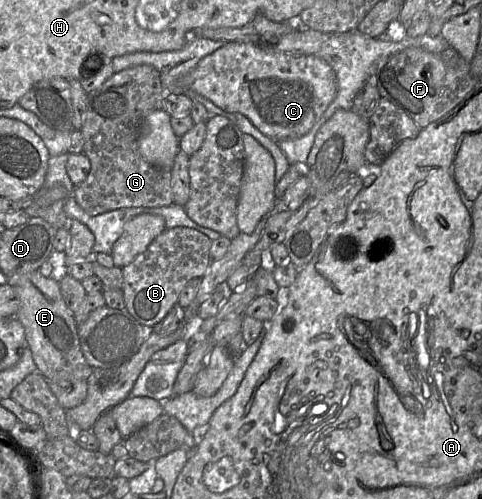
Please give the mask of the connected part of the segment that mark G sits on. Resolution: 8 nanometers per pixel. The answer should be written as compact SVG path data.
M138 65L114 73L98 89L87 93L87 108L80 132L84 139L83 153L91 163L86 179L74 187L78 205L89 215L96 216L126 207L164 207L173 203L171 172L149 164L138 151L138 136L143 120L153 111L164 109L165 90L159 72L150 65Z

